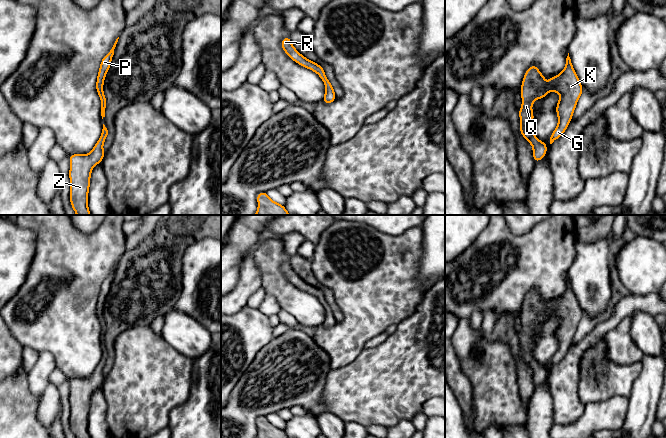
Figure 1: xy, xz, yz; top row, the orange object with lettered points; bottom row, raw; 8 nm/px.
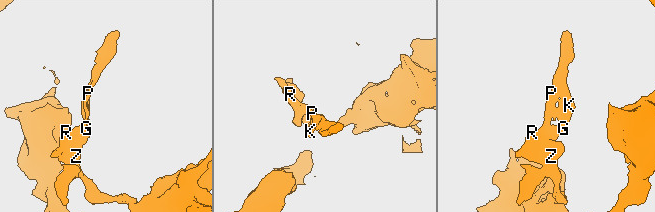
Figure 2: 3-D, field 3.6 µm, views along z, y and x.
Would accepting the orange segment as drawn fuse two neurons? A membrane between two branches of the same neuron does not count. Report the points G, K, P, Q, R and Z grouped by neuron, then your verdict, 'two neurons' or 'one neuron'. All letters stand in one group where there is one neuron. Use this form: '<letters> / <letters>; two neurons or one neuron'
G K P Q R Z; one neuron

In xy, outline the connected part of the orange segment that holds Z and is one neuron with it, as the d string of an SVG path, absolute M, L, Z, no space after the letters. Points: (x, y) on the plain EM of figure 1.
M103 348L100 363L89 378L73 378L70 383L70 426L76 438L90 438L88 433L88 415L93 391L101 387L105 376L103 367L108 354Z

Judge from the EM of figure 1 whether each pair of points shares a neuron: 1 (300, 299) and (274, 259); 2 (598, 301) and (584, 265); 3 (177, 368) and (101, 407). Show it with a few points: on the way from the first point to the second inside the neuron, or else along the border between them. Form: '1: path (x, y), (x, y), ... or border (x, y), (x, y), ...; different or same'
1: path (289, 291), (274, 276), (274, 270); same
2: path (593, 292), (589, 274); same
3: border (101, 388), (106, 403), (106, 424), (108, 427); different

